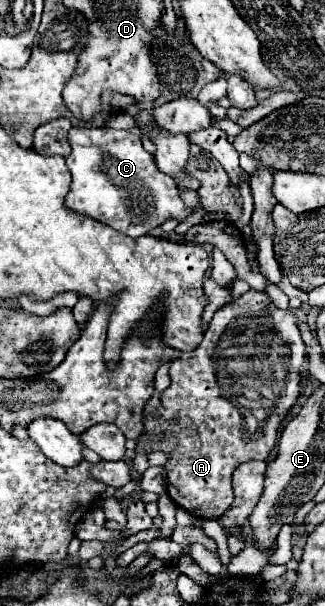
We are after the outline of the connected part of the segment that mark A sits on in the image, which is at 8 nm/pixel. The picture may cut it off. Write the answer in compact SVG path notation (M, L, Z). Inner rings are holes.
M248 289L242 297L238 297L234 303L228 303L224 305L222 309L218 309L204 333L204 339L202 343L190 351L190 353L182 353L176 361L172 361L170 365L170 387L166 391L162 391L162 405L160 409L156 409L150 417L144 417L144 433L146 437L150 439L150 445L146 447L146 451L166 451L170 453L170 459L166 463L166 469L168 469L168 487L166 487L166 493L172 497L172 501L180 507L184 507L188 513L192 513L194 517L200 517L200 519L218 519L220 515L224 515L224 511L232 505L234 501L234 493L232 493L232 471L250 461L250 459L260 459L260 461L266 461L270 451L276 447L276 441L278 441L278 431L280 431L280 425L288 419L288 413L290 409L298 403L300 399L300 389L302 389L302 369L304 369L304 363L308 361L308 355L306 355L306 345L302 341L302 335L300 335L300 329L298 329L298 315L296 315L298 309L278 309L270 297L262 291L256 291L256 289ZM244 387L254 387L262 397L260 399L248 399L244 395Z

